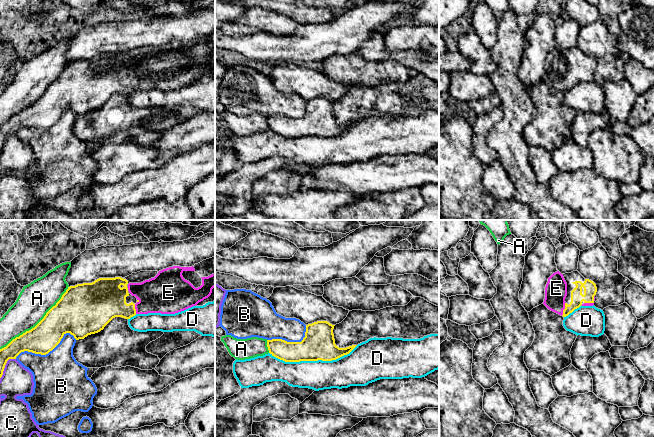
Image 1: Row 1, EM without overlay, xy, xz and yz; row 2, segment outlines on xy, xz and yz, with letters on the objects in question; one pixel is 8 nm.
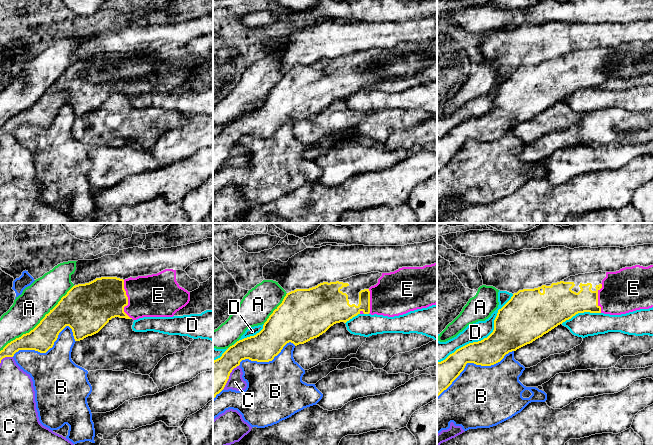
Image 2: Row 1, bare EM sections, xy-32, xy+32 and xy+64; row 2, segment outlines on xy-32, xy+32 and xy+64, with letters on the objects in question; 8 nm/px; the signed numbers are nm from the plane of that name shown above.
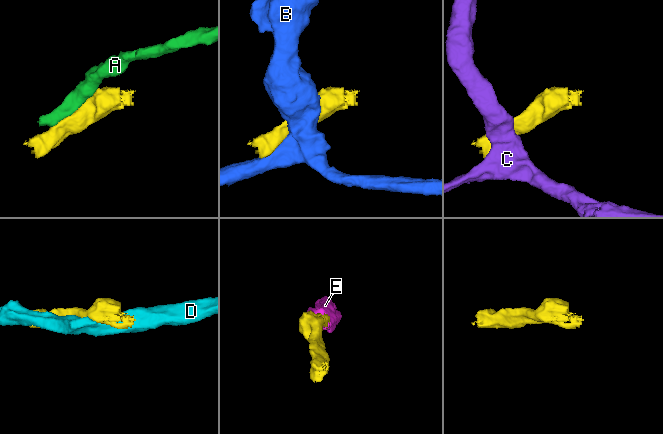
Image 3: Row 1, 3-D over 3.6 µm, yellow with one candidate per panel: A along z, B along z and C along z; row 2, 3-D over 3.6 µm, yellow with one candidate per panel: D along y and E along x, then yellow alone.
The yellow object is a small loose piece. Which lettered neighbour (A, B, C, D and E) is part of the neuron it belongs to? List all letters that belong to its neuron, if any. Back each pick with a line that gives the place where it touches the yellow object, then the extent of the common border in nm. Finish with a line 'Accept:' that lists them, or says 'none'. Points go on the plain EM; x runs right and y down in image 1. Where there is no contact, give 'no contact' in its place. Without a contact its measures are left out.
E: meets yellow in yz at (564, 85); contact 120 nm long
Accept: E

